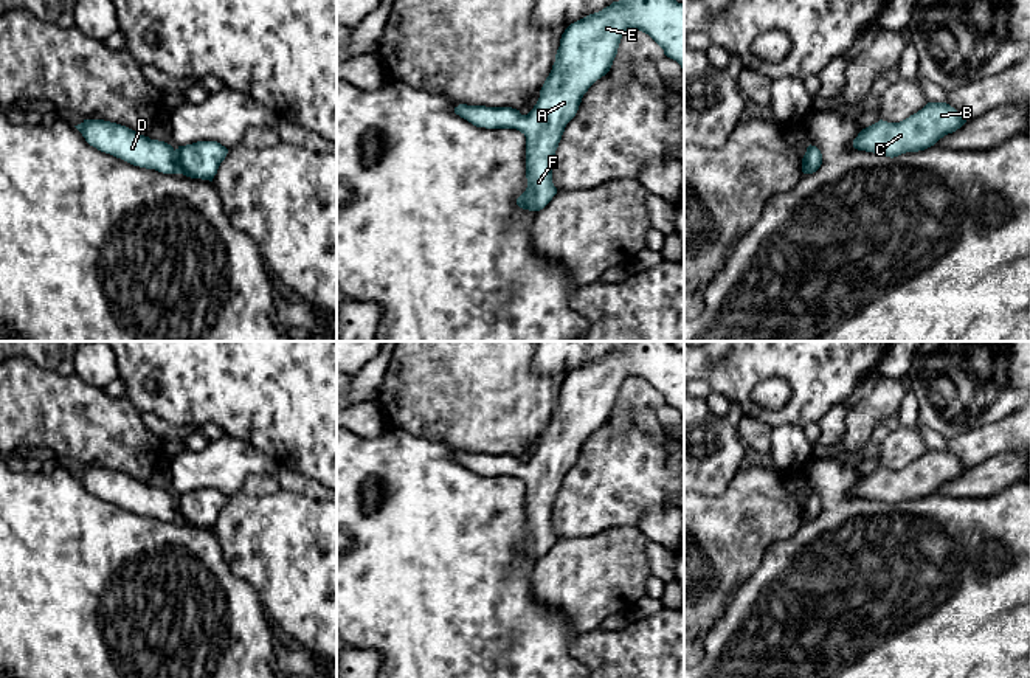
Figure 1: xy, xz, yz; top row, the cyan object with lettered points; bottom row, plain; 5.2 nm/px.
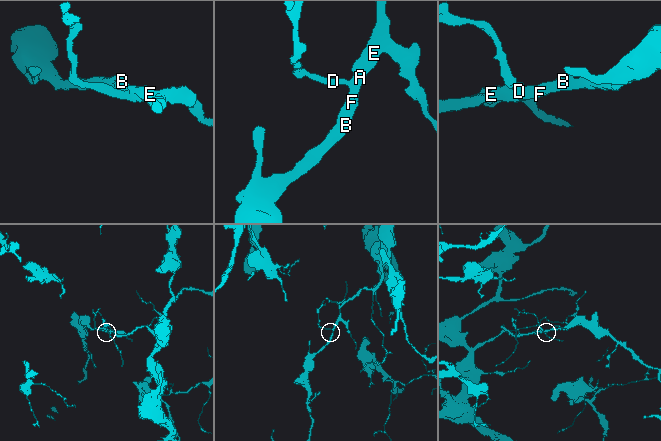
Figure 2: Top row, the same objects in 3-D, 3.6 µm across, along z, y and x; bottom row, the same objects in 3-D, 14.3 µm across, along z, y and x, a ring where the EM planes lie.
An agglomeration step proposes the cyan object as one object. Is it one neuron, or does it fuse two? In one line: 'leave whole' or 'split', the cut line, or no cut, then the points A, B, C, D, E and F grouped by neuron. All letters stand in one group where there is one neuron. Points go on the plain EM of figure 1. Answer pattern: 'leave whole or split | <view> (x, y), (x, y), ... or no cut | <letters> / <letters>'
leave whole | no cut | A B C D E F

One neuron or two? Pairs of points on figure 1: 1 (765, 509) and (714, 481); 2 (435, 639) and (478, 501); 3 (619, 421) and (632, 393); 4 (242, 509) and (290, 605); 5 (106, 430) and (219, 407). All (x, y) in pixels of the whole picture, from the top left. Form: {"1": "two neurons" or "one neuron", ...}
{"1": "two neurons", "2": "one neuron", "3": "one neuron", "4": "one neuron", "5": "two neurons"}

